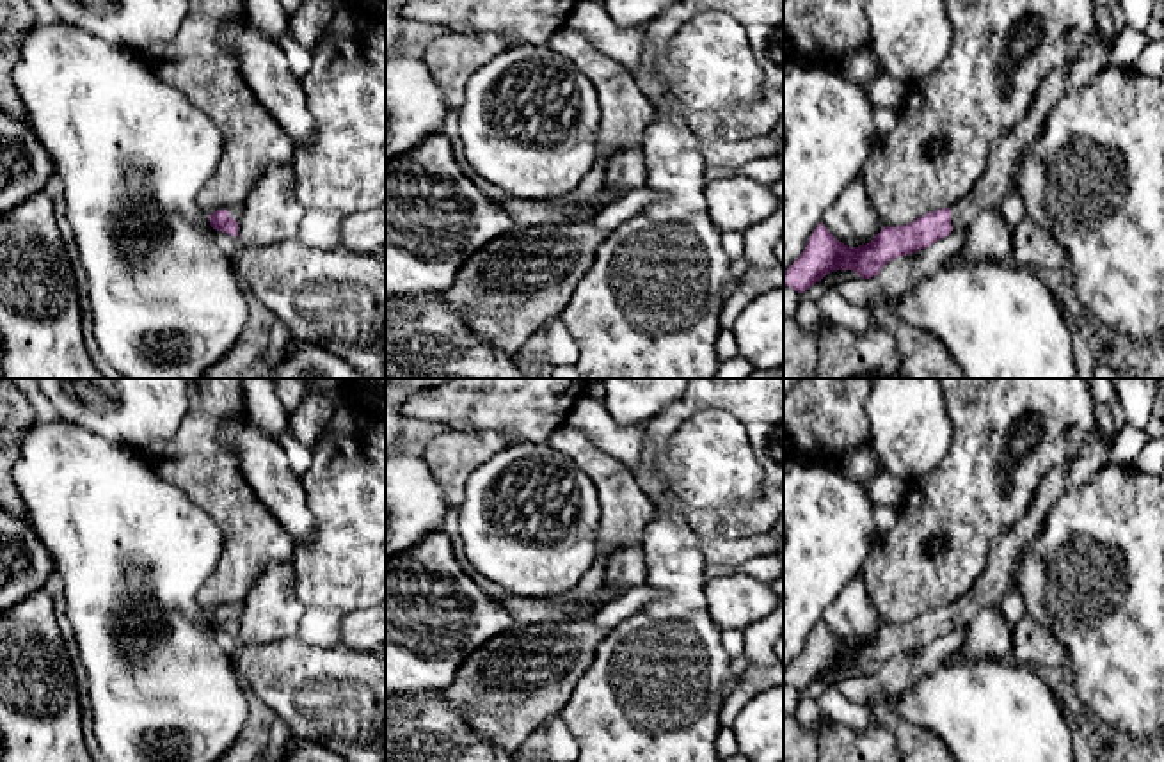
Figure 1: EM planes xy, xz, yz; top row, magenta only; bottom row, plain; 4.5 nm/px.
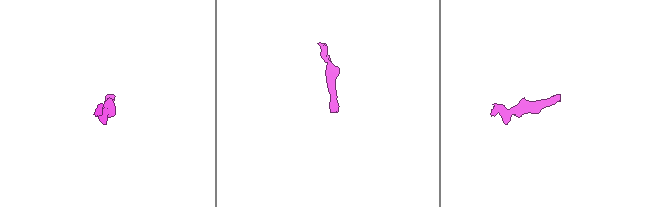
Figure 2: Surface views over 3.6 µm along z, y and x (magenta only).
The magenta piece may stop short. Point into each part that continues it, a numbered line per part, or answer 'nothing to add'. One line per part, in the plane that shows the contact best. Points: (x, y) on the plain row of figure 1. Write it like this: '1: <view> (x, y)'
1: yz (997, 579)

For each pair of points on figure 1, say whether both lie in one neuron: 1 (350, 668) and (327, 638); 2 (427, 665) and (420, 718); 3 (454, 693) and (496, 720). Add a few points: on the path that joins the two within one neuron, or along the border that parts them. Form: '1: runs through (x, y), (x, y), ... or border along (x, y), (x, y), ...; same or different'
1: border along (297, 634), (315, 645), (340, 645); different
2: border along (438, 690), (404, 693); different
3: runs through (464, 693), (470, 693), (486, 709); same

